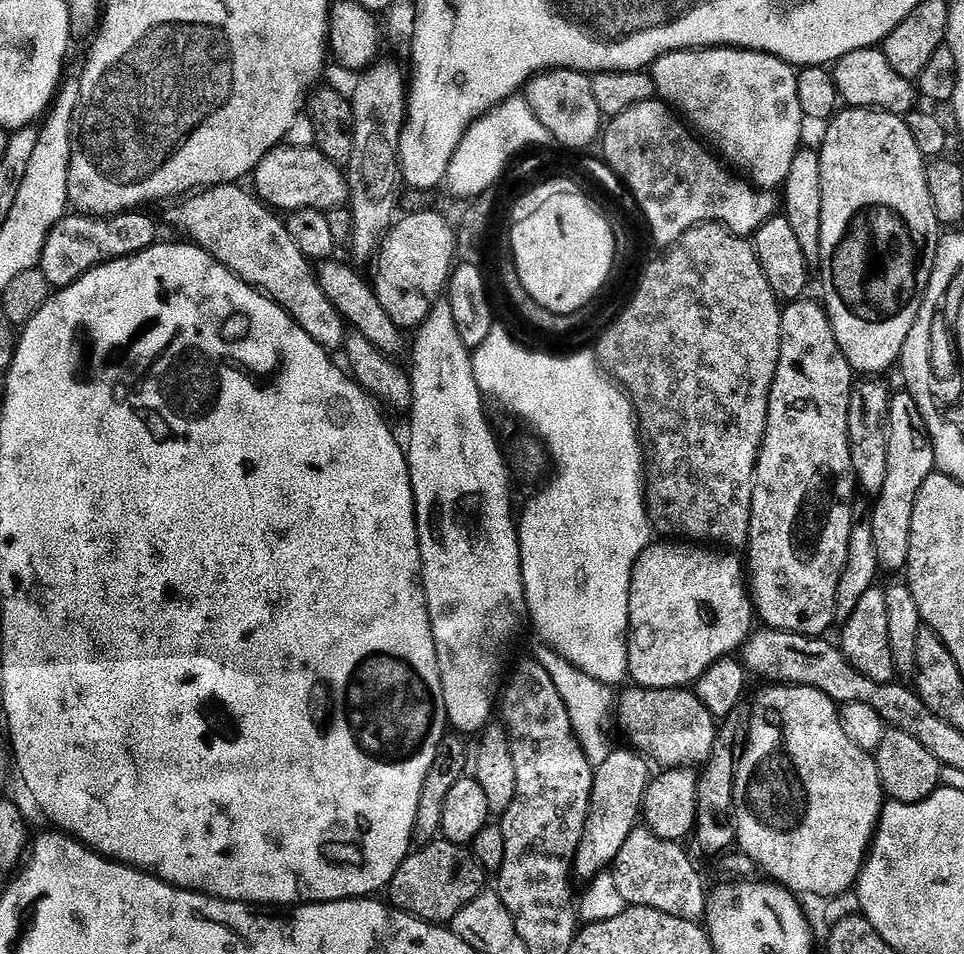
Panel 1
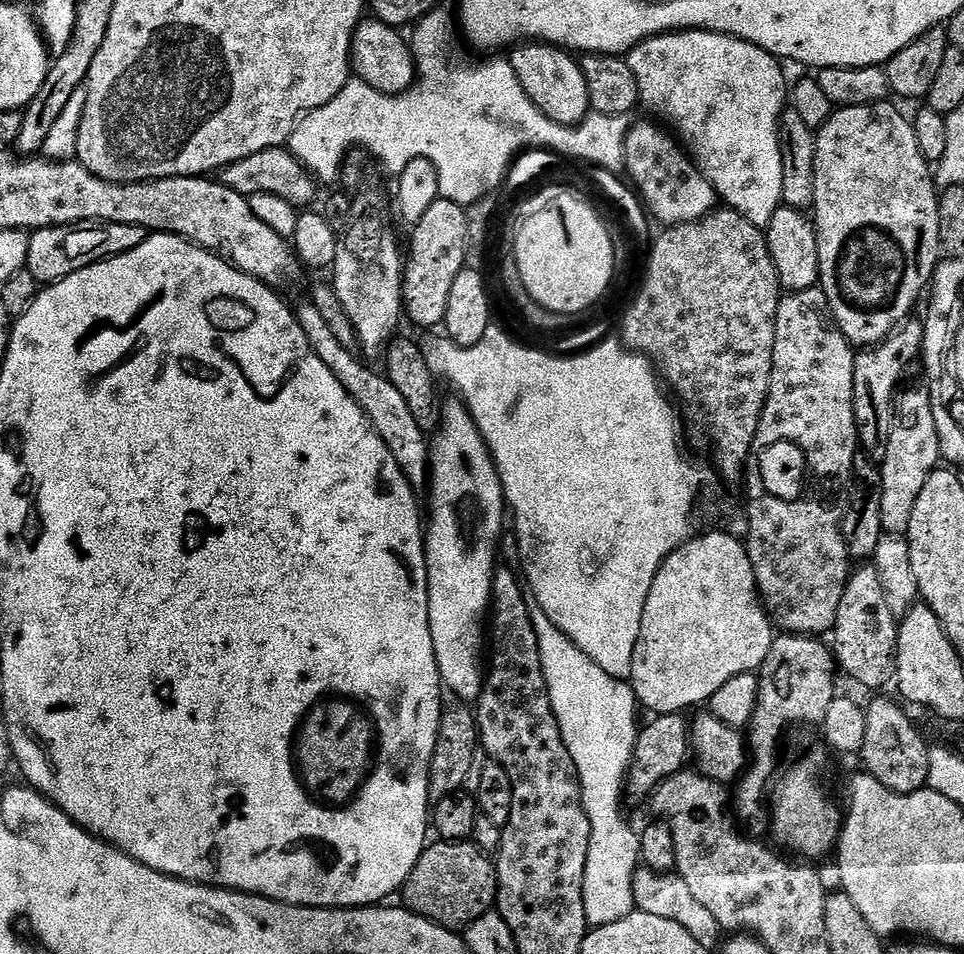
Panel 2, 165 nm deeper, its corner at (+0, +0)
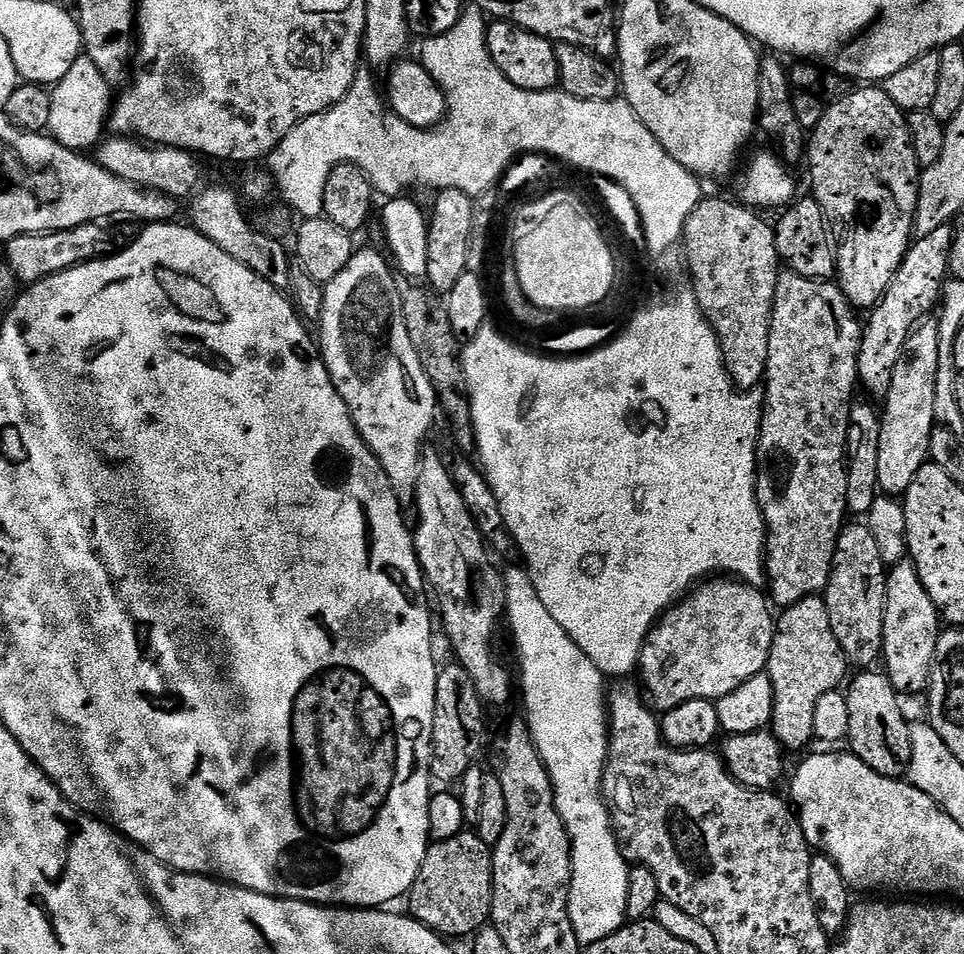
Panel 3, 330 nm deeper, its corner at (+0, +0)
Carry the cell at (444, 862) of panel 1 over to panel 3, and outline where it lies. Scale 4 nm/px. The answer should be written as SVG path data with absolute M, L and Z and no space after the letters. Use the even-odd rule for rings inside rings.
M465 830L458 833L454 838L446 838L429 843L426 858L422 858L422 866L418 870L418 878L414 878L412 889L407 894L406 903L408 903L407 911L412 919L422 922L428 928L433 928L435 932L439 932L445 938L453 938L452 936L468 936L480 931L492 919L492 899L494 898L494 870L492 869L492 848L486 842L482 842L482 838L476 836L475 831Z

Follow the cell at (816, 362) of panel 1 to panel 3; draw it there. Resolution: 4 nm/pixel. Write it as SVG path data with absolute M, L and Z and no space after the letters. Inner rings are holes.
M781 271L772 303L770 354L762 381L764 413L760 439L756 442L756 497L766 529L766 592L771 603L780 610L794 602L802 602L802 598L823 593L832 573L836 543L846 523L848 419L856 388L858 392L856 355L862 331L861 321L856 321L852 315L854 309L839 283L811 280L802 278L797 272Z

